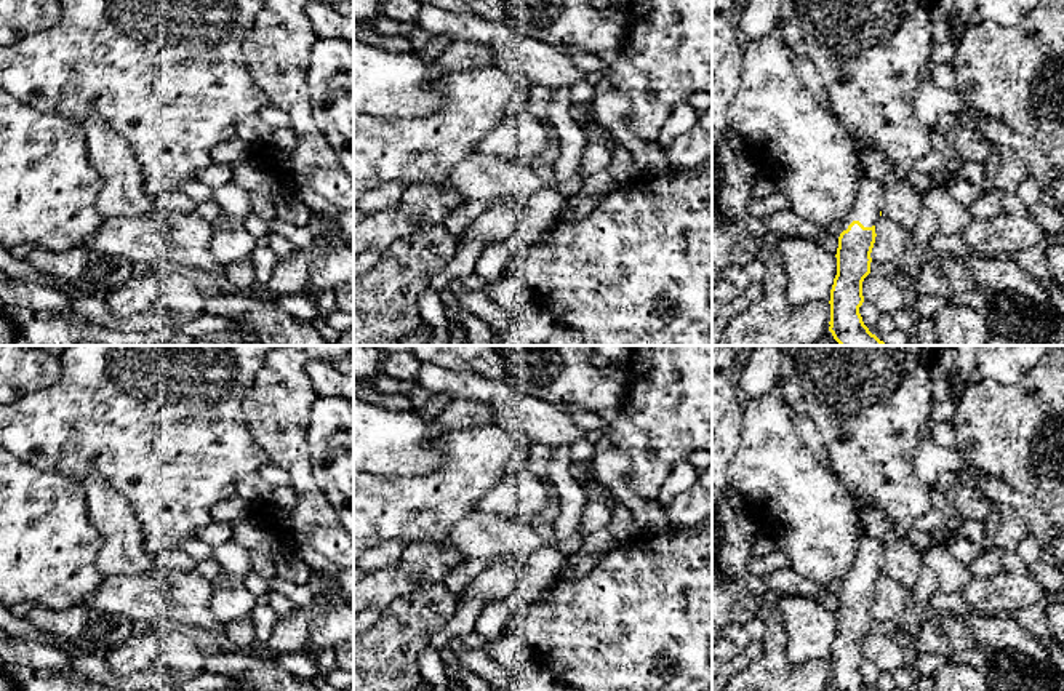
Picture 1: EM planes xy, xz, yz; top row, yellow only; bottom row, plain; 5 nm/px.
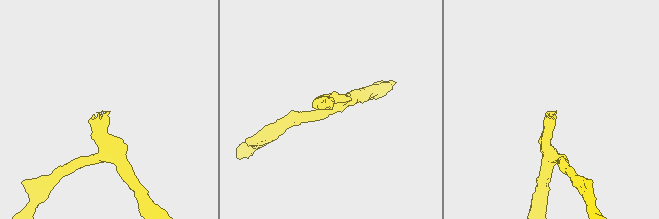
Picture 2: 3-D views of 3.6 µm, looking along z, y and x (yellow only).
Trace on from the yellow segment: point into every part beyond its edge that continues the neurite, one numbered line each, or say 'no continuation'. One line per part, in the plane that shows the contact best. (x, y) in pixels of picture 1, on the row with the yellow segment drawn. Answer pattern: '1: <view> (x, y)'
1: yz (866, 210)

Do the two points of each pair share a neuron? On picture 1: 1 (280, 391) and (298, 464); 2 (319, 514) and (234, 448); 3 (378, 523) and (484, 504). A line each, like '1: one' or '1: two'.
1: one
2: two
3: two

